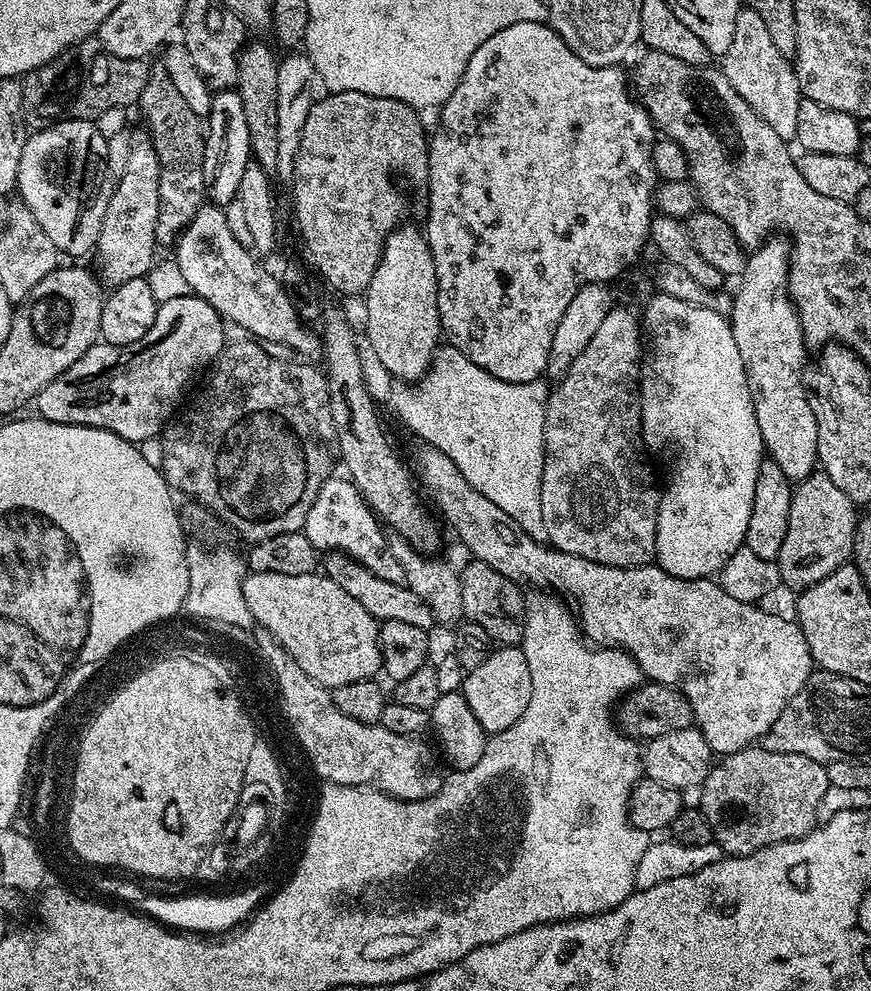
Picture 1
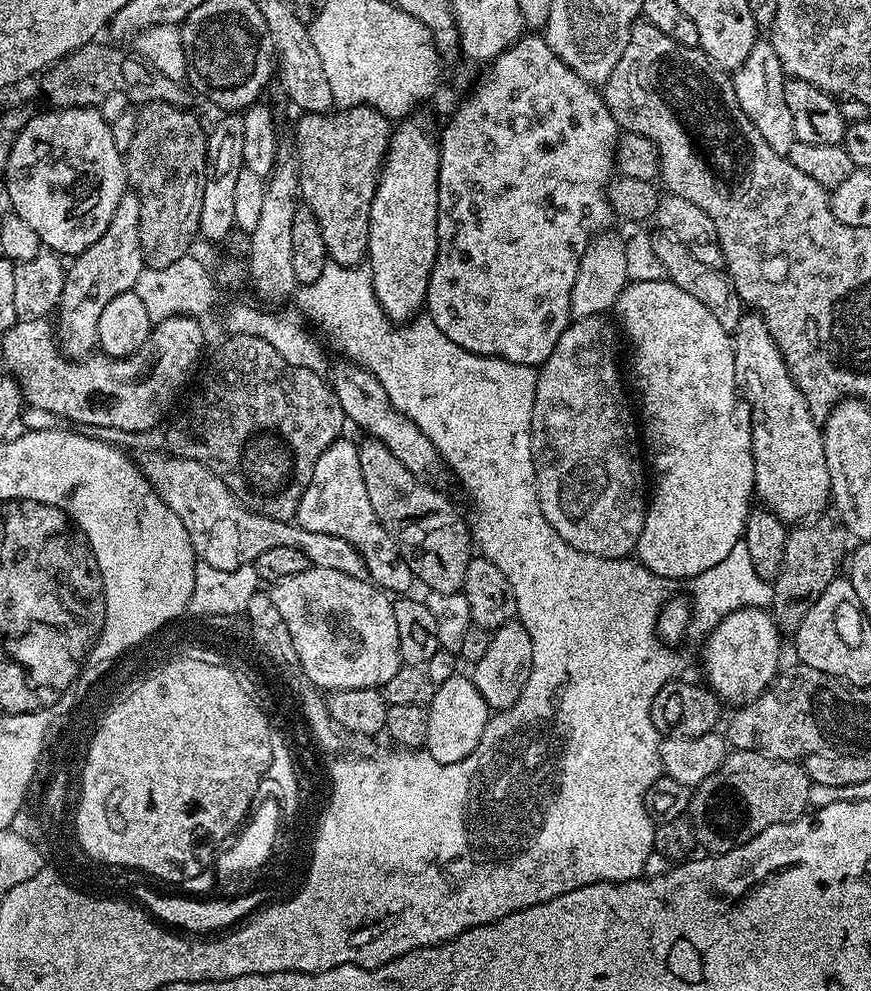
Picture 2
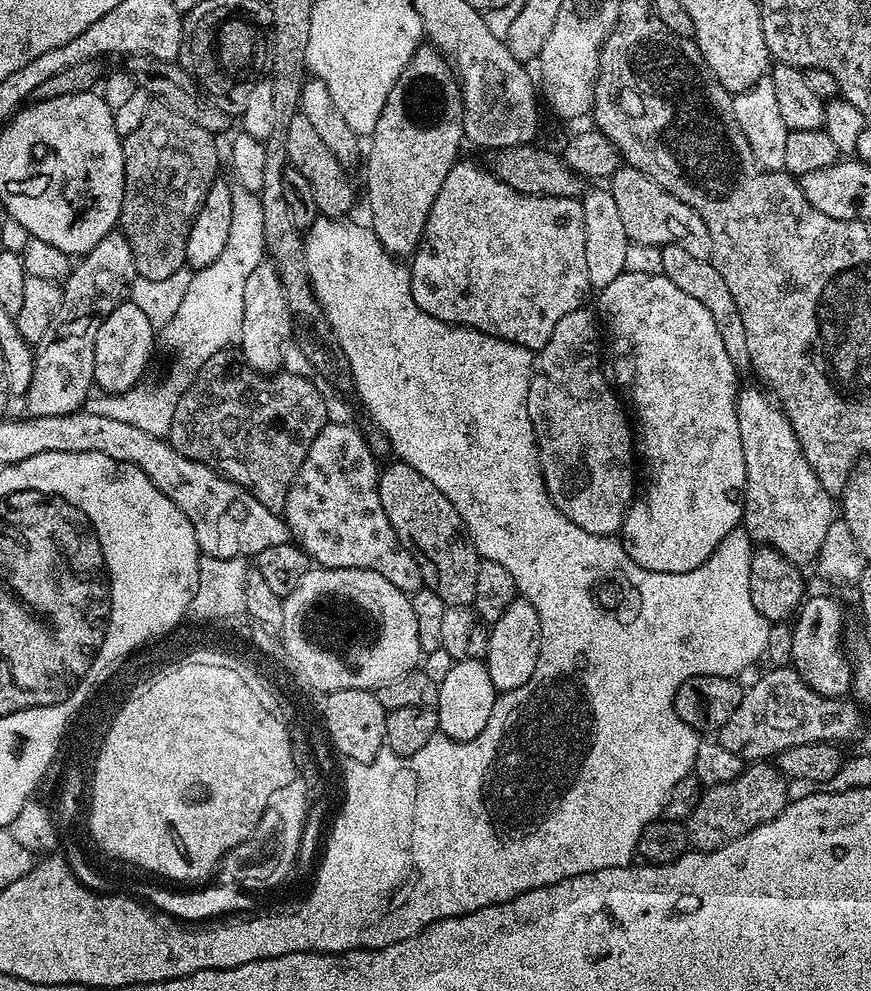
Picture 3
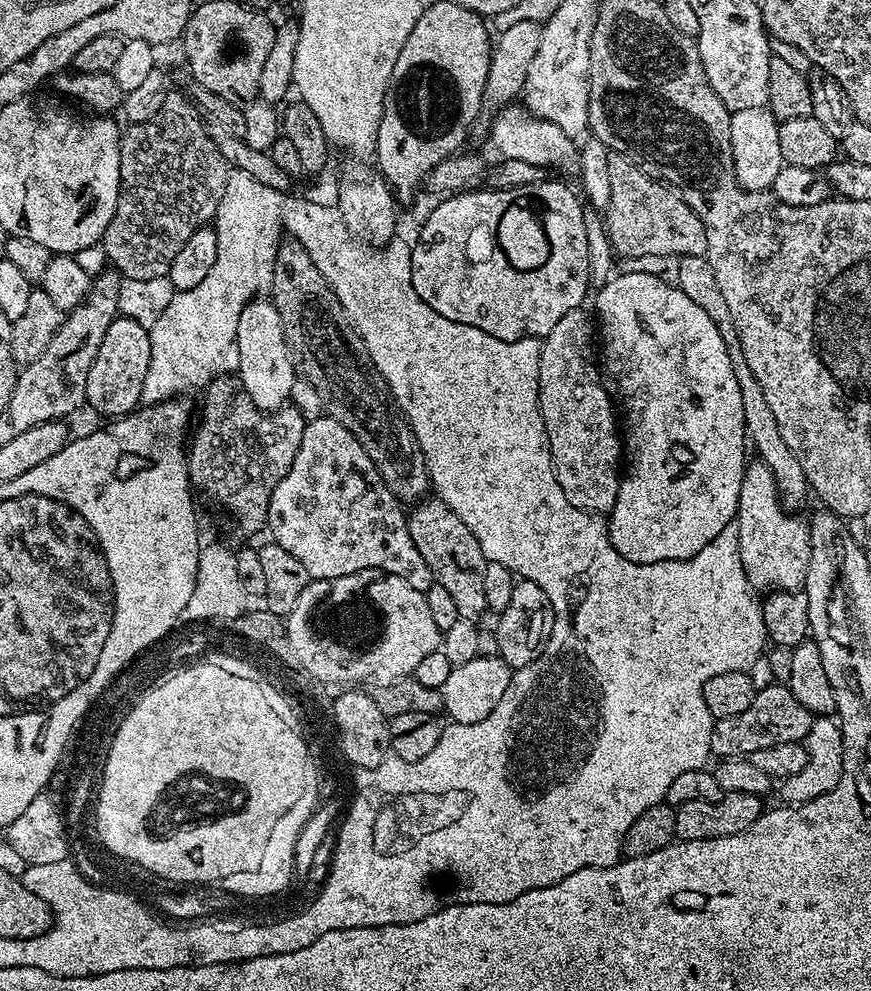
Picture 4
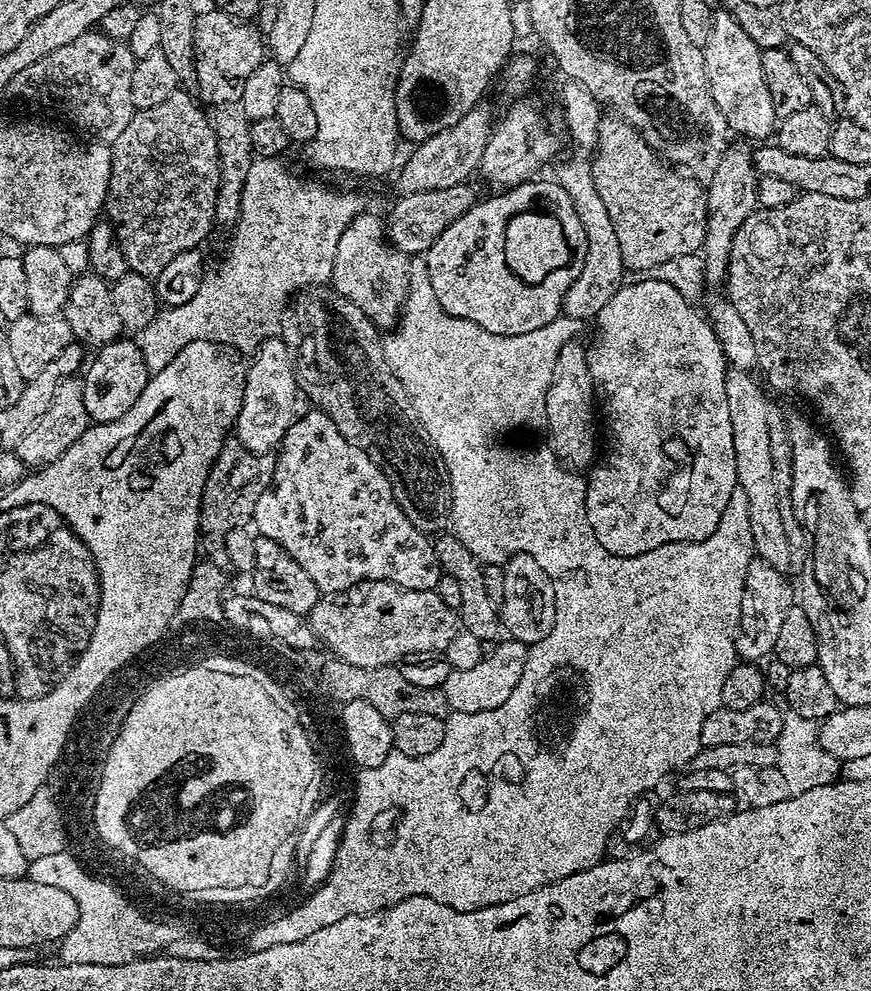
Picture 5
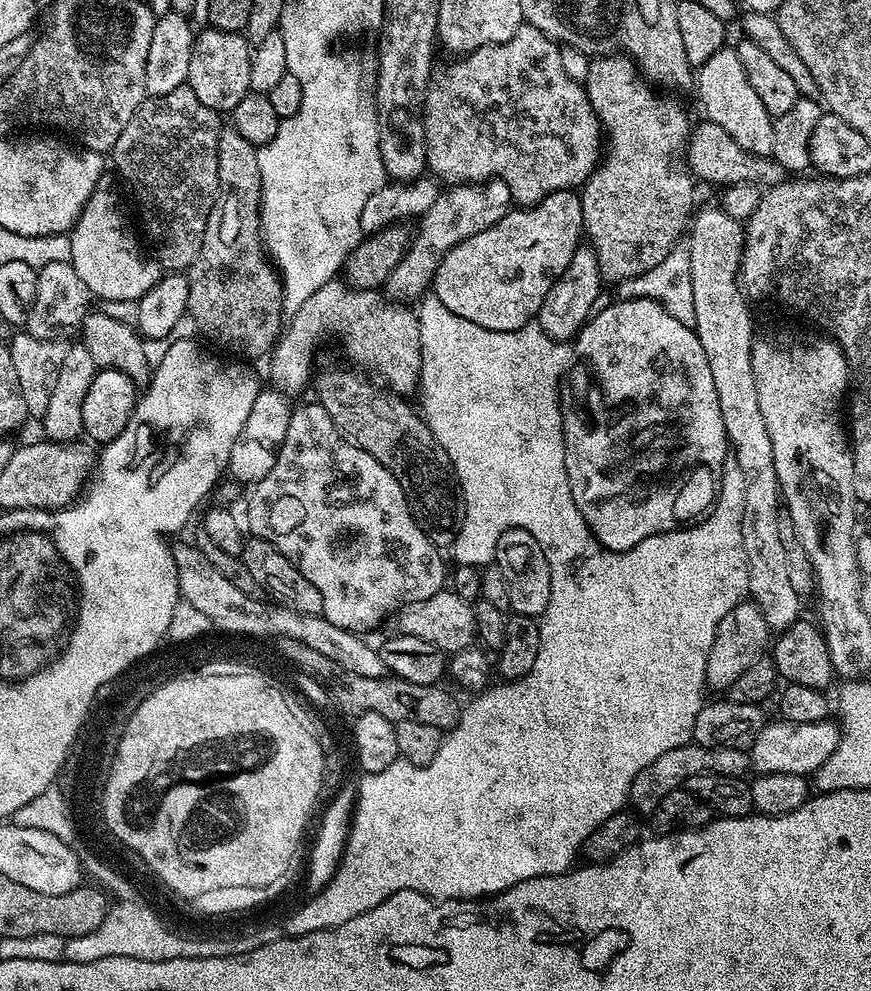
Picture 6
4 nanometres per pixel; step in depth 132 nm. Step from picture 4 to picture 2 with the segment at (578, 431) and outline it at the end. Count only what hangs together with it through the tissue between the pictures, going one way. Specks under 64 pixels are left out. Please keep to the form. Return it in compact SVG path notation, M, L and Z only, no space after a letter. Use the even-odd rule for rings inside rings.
M604 314L575 317L568 328L562 330L562 338L558 338L558 346L554 346L550 358L539 365L532 415L532 461L538 502L546 522L550 522L550 526L558 530L560 537L574 546L574 550L622 560L635 553L642 534L646 511L646 460L642 455L638 420L633 405L632 408L628 405L629 393L625 381L624 384L620 381L620 368L616 365L618 328L608 319Z

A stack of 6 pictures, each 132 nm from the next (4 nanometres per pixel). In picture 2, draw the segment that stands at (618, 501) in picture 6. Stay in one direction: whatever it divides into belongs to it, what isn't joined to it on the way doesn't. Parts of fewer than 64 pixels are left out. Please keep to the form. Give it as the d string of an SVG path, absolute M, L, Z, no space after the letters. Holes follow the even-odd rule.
M667 278L659 279L633 279L622 290L614 309L615 315L620 315L619 327L623 335L624 332L628 335L628 344L632 347L630 388L640 399L638 416L642 421L642 440L651 471L652 468L656 471L656 489L653 492L651 489L646 504L635 555L655 576L668 582L687 581L718 566L744 535L756 491L752 414L749 405L738 395L730 333L722 330L714 314L710 314L698 298L686 294L686 290L674 286Z

